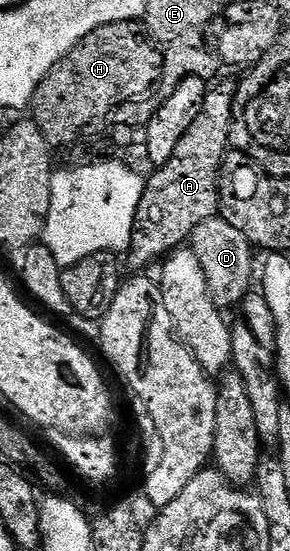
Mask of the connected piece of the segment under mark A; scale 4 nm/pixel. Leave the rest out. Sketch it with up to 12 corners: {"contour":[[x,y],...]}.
{"contour":[[234,84],[208,88],[173,159],[146,178],[126,268],[218,214]]}

